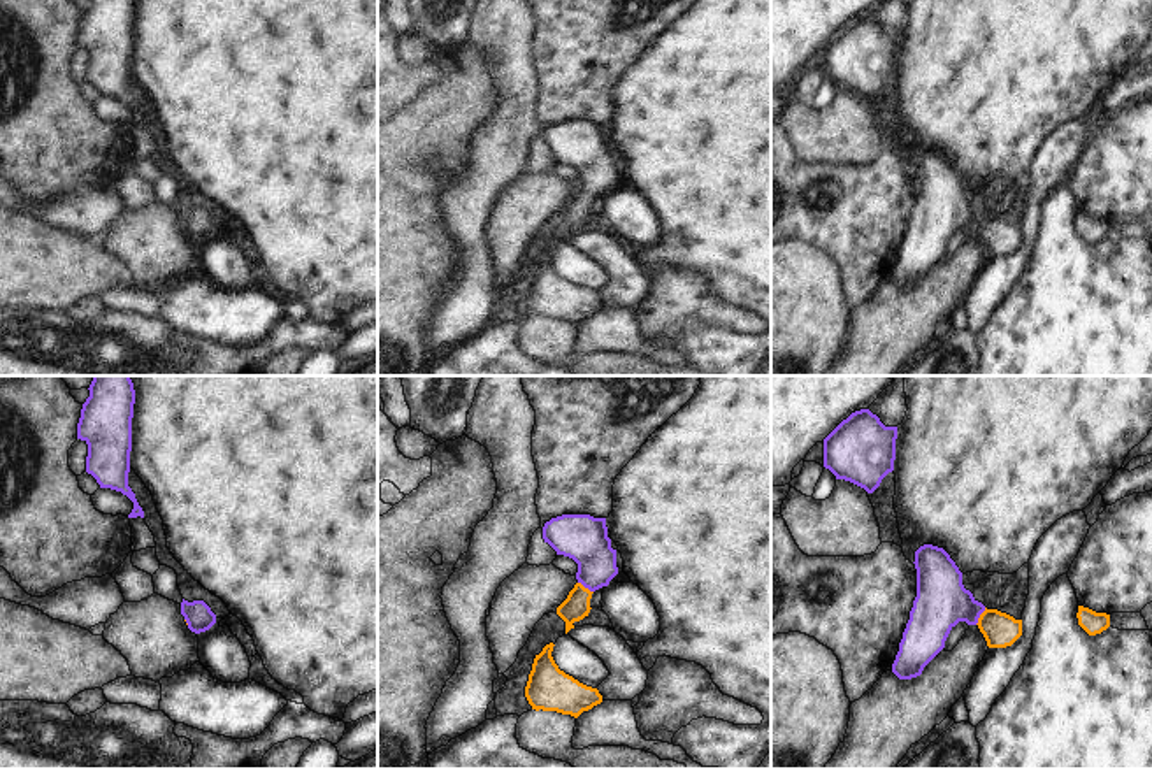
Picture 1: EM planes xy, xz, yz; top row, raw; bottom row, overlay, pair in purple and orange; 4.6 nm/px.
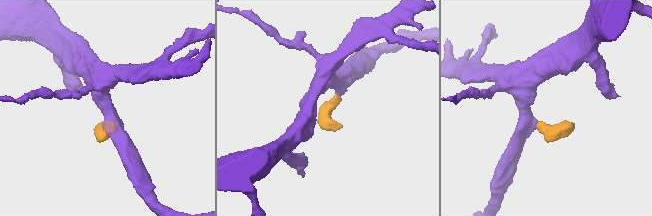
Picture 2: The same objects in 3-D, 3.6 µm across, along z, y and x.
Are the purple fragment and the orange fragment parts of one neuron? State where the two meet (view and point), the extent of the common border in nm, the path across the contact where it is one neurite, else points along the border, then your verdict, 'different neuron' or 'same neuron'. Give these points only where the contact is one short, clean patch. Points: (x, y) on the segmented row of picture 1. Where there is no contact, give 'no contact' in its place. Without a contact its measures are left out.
yz (979, 617) | 90 nm | across yz (942, 601), (959, 604), (979, 617), (1000, 629) | same neuron

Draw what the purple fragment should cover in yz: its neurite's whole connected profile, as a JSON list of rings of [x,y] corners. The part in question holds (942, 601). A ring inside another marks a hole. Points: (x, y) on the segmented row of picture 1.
[[[920,546],[913,564],[917,597],[892,664],[899,679],[920,676],[959,622],[976,625],[989,648],[1012,646],[1022,636],[1022,620],[987,609],[964,588],[962,572],[943,548]]]

